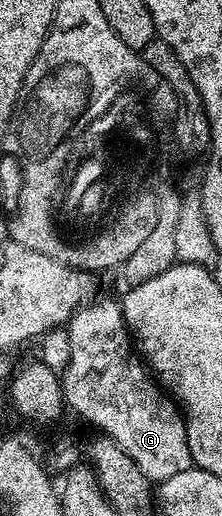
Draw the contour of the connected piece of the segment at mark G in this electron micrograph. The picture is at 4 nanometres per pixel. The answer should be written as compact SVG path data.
M102 298L99 302L91 301L74 311L68 329L72 354L65 370L60 374L65 405L69 409L71 406L84 421L99 426L102 429L99 431L105 437L116 440L116 444L120 444L120 448L124 448L124 452L128 452L128 456L136 460L136 468L140 468L140 472L144 472L144 476L149 478L151 483L163 482L168 476L176 476L176 472L191 469L194 461L188 452L186 419L175 399L163 393L159 383L151 377L147 367L140 361L132 345L132 335L126 328L121 305L110 298Z

